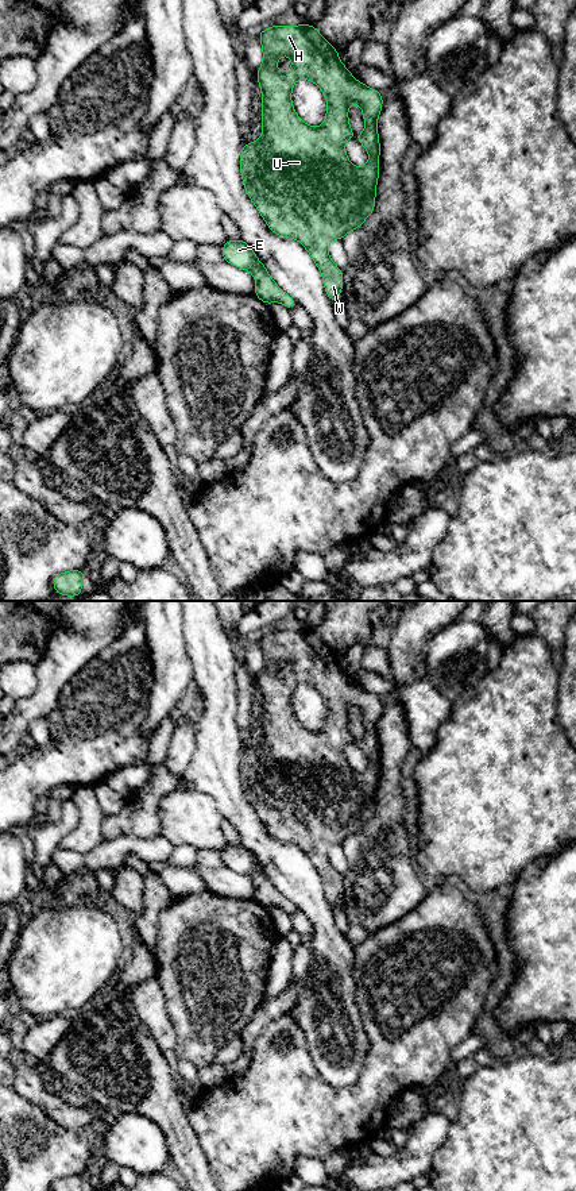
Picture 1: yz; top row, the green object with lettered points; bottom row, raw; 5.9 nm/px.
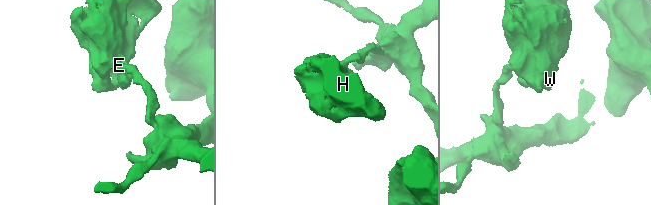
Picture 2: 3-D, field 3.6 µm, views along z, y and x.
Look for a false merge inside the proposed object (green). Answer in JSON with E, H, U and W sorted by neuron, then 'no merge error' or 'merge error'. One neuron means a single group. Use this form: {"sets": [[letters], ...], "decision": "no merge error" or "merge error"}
{"sets": [["E"], ["H", "U", "W"]], "decision": "merge error"}

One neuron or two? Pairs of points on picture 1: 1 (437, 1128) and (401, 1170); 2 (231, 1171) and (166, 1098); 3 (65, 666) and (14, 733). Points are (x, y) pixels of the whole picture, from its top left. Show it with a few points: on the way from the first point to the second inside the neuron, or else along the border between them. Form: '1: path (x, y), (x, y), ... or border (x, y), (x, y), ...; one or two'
1: path (425, 1140), (420, 1148), (420, 1157), (413, 1160); one
2: border (186, 1114), (205, 1155); two
3: path (50, 682), (49, 690), (22, 717); one

